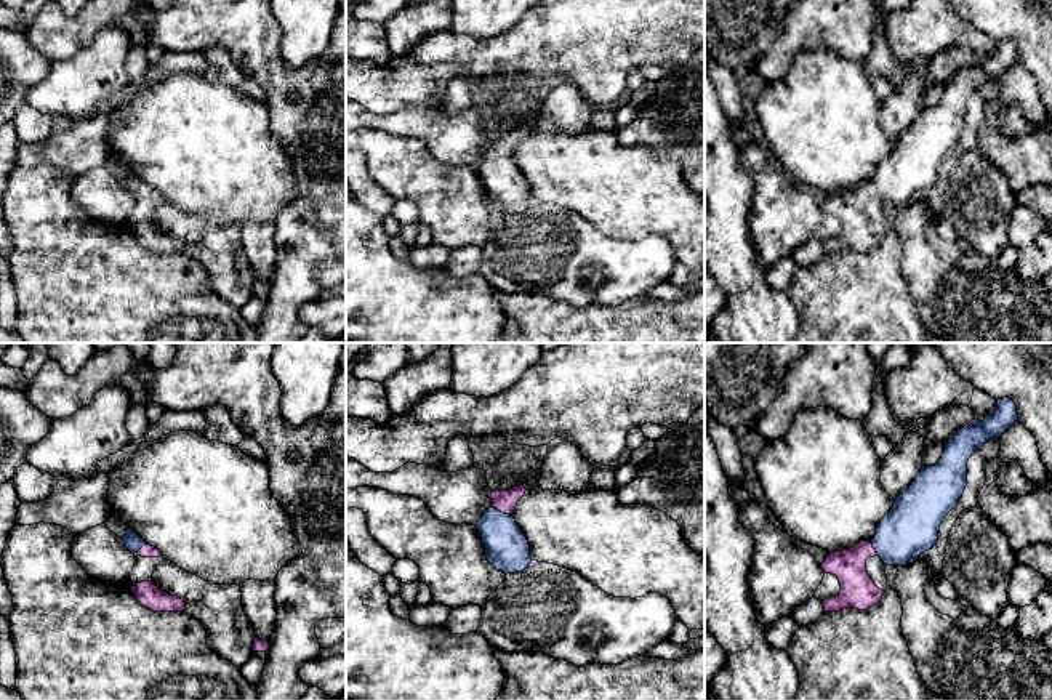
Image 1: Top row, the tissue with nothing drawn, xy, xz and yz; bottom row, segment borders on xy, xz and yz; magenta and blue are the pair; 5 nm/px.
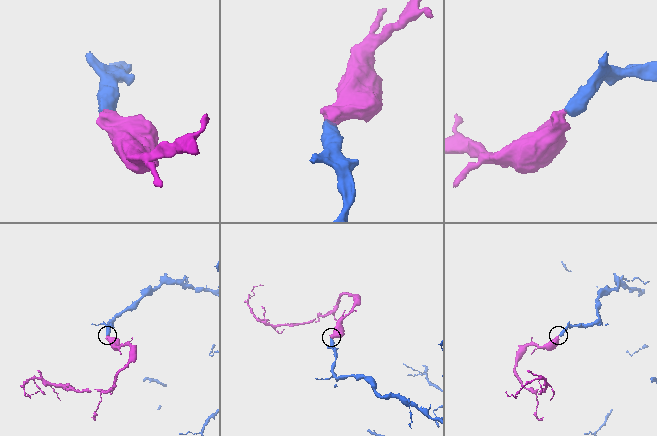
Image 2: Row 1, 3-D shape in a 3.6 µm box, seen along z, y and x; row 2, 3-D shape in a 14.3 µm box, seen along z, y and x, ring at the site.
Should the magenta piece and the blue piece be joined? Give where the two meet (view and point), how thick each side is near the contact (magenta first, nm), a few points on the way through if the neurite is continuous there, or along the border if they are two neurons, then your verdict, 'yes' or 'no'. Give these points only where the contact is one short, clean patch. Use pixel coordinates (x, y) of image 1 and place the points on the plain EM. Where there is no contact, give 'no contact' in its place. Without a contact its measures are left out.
meets magenta in xz at (501, 152); 110 nm thick on the magenta side, 220 nm on the other; runs through xz (503, 141), (501, 152), (501, 178), (506, 189); yes

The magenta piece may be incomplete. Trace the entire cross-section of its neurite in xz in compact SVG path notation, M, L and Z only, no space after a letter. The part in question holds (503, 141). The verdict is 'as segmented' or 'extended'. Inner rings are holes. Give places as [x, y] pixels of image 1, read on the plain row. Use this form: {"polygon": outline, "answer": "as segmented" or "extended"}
{"polygon": "M516 127L492 133L493 146L476 167L485 187L487 202L506 216L525 211L532 203L528 181L511 157L525 131L524 127Z", "answer": "extended"}

